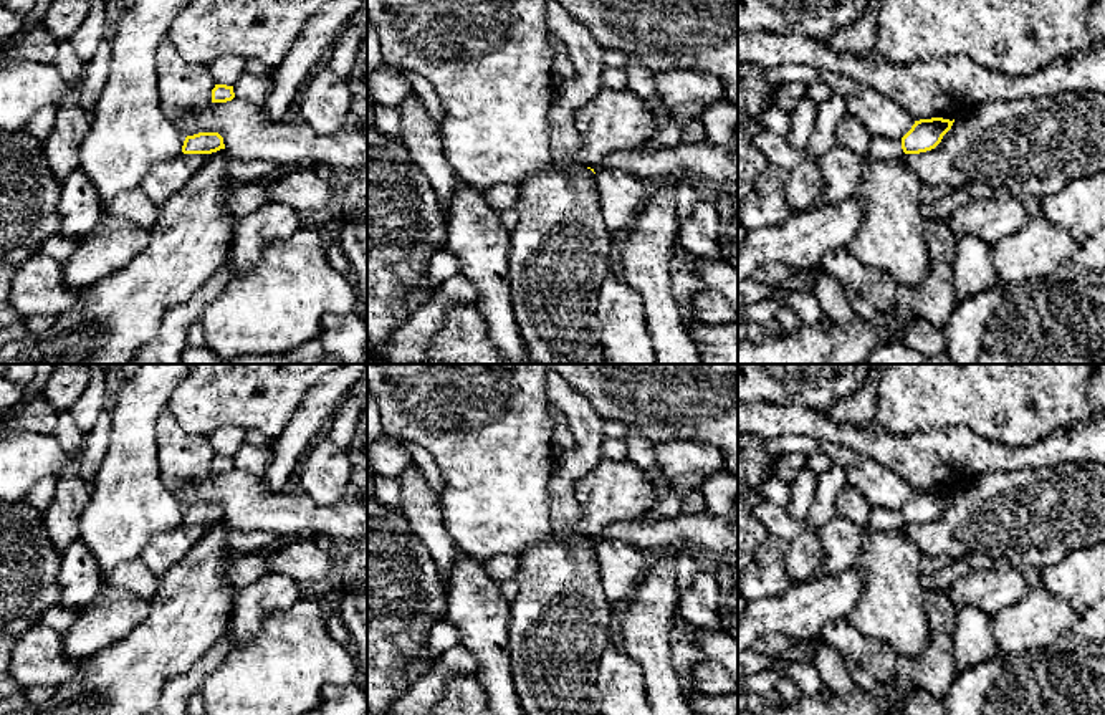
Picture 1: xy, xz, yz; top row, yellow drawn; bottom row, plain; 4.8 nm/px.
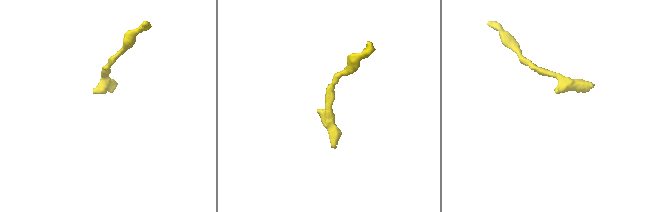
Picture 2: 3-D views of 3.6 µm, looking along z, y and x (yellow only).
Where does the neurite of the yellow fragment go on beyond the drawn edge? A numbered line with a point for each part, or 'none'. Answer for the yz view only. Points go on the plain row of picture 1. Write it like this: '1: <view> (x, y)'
1: yz (842, 540)

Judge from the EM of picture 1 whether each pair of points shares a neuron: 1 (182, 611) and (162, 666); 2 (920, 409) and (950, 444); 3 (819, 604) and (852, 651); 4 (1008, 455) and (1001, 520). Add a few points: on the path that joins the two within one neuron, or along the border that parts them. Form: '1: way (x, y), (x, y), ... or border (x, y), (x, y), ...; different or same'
1: way (182, 624), (162, 647), (162, 652); same
2: border (976, 432), (950, 426), (900, 436); different
3: border (844, 616), (831, 619), (817, 638); different
4: border (1044, 467), (988, 470), (970, 482); different

